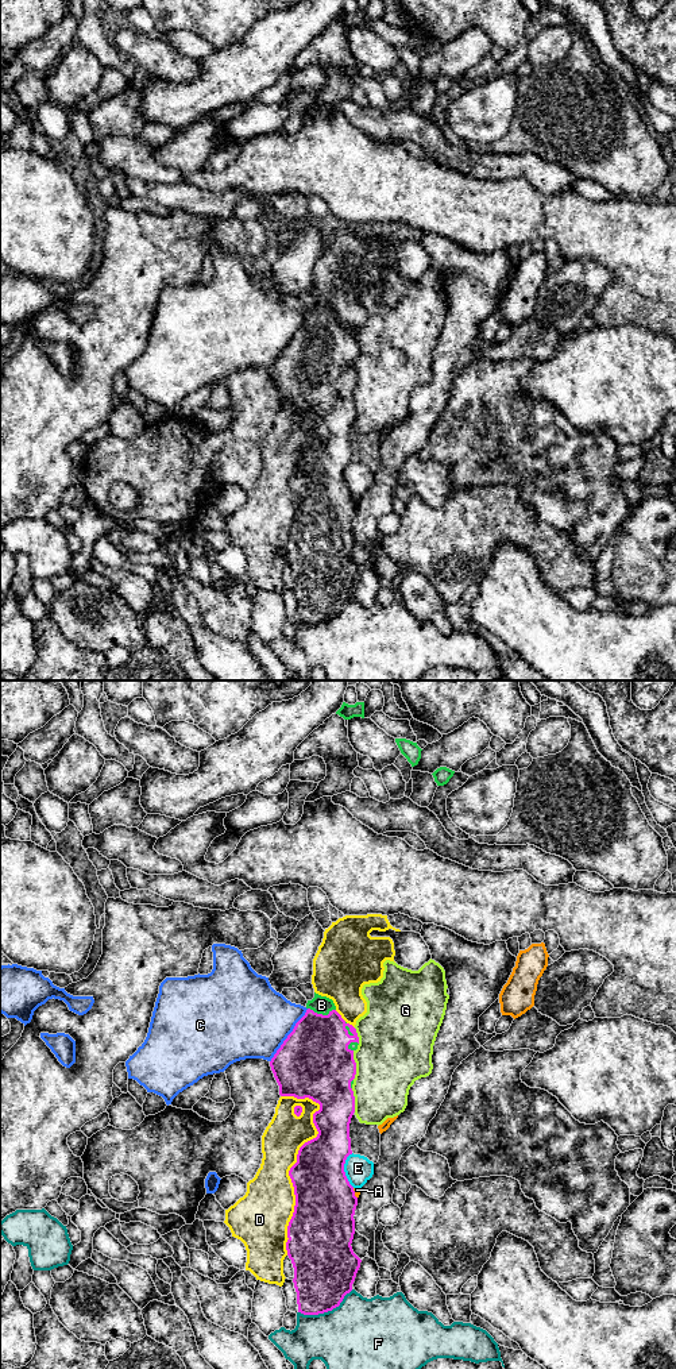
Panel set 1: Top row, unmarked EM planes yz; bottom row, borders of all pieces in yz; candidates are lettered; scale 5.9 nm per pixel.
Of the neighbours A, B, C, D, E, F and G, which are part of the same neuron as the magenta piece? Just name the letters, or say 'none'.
B

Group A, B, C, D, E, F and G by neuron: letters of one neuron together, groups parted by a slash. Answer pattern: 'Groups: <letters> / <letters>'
Groups: A / B / C / D / E / F / G

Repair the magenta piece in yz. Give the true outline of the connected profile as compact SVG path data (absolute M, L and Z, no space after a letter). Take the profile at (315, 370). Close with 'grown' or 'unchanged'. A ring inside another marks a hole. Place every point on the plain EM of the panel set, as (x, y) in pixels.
M314 301L305 324L295 332L270 370L281 405L309 406L320 413L313 423L317 446L305 451L290 477L295 504L293 525L287 535L286 559L294 576L298 621L318 624L339 616L352 599L362 568L352 559L358 506L349 493L344 473L351 459L349 432L355 421L352 400L356 383L354 360L358 358L356 338L336 320L332 308Z | grown

